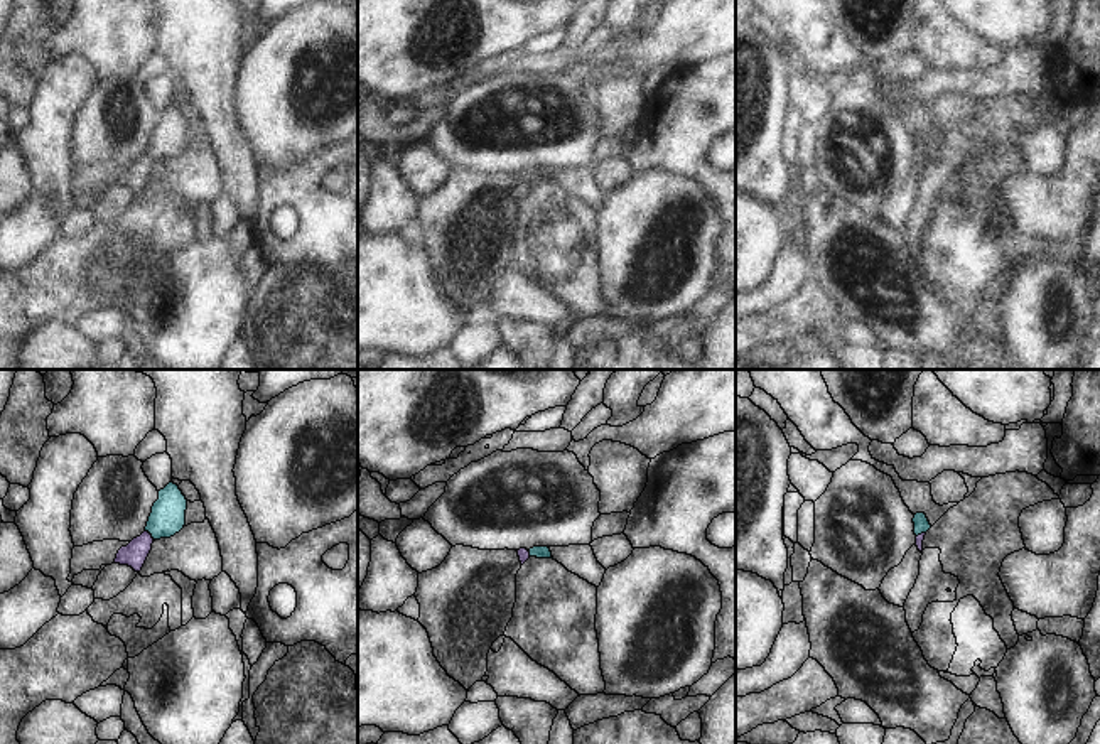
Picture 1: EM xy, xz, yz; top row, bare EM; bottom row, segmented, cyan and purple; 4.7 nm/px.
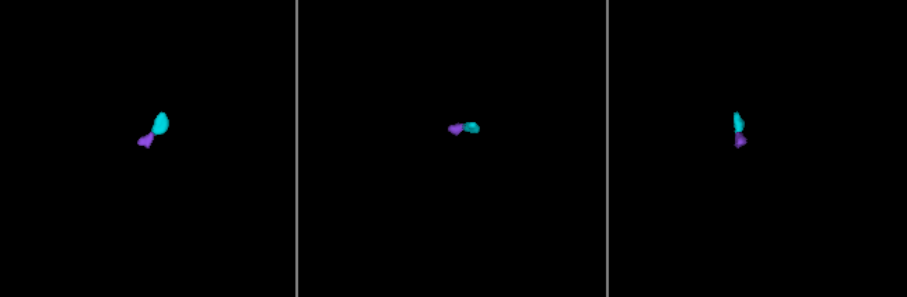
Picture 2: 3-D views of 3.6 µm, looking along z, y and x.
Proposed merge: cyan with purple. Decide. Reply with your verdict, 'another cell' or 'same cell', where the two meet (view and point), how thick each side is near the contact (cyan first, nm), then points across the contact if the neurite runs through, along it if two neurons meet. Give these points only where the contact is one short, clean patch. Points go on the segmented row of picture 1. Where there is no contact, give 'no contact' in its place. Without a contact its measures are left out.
same cell; meets cyan in xy at (150, 533); 170 nm thick on the cyan side, 120 nm on the other; runs through xy (167, 517), (150, 533), (135, 554)

